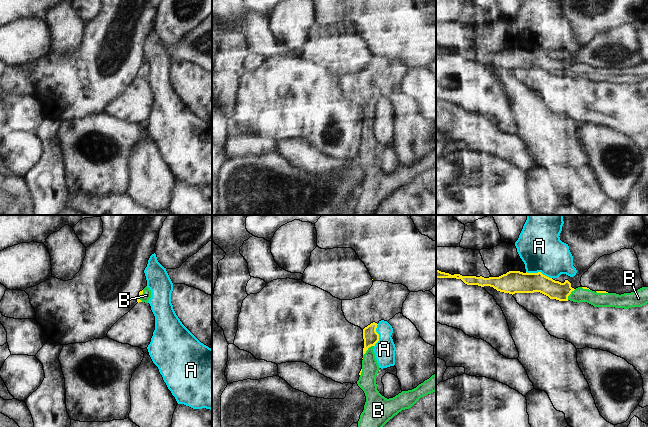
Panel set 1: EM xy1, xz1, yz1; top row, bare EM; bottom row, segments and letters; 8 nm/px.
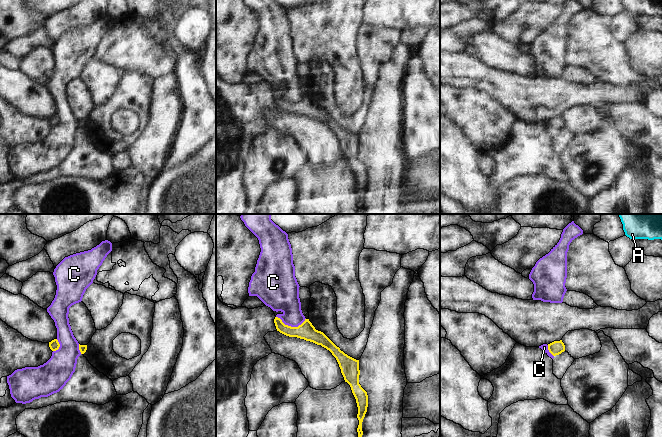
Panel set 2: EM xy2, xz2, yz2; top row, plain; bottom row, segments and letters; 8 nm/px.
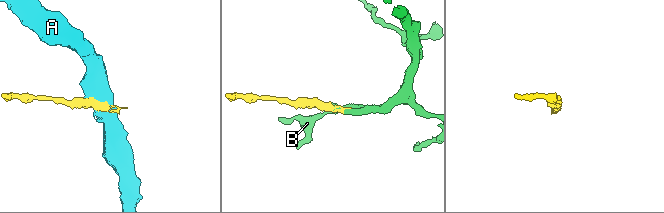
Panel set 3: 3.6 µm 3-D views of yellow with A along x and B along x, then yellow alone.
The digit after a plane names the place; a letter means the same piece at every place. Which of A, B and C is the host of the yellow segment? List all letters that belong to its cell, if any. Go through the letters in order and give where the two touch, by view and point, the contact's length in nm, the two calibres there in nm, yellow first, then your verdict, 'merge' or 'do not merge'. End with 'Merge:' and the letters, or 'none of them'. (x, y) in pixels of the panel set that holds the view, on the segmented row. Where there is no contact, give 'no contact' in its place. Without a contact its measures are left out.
A: yz1 (539, 272) | 220 nm | 180/360 nm | do not merge
B: xz1 (367, 349) | 120 nm | 120/140 nm | merge
C: xz2 (290, 326) | 240 nm | 140/240 nm | do not merge
Merge: B

